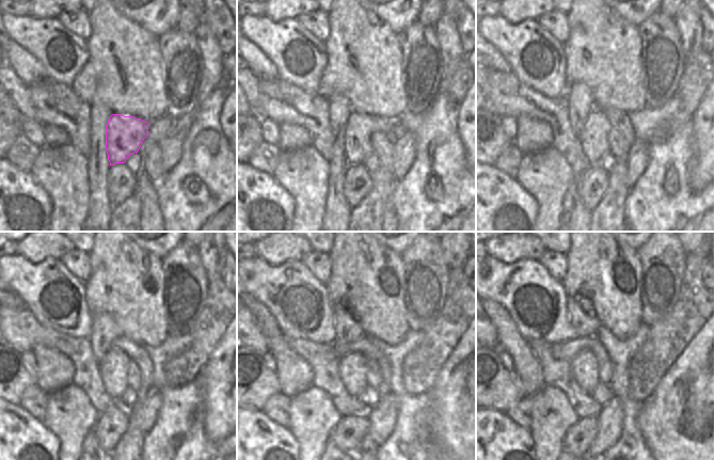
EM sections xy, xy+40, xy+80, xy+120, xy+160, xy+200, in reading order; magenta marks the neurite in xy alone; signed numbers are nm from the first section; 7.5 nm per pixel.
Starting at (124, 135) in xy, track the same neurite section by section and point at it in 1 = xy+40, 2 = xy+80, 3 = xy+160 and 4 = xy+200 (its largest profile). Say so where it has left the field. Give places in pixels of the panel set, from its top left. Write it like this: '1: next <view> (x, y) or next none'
1: next xy+40 (360, 127)
2: next xy+80 (593, 137)
3: next xy+160 (352, 366)
4: next xy+200 (584, 367)

